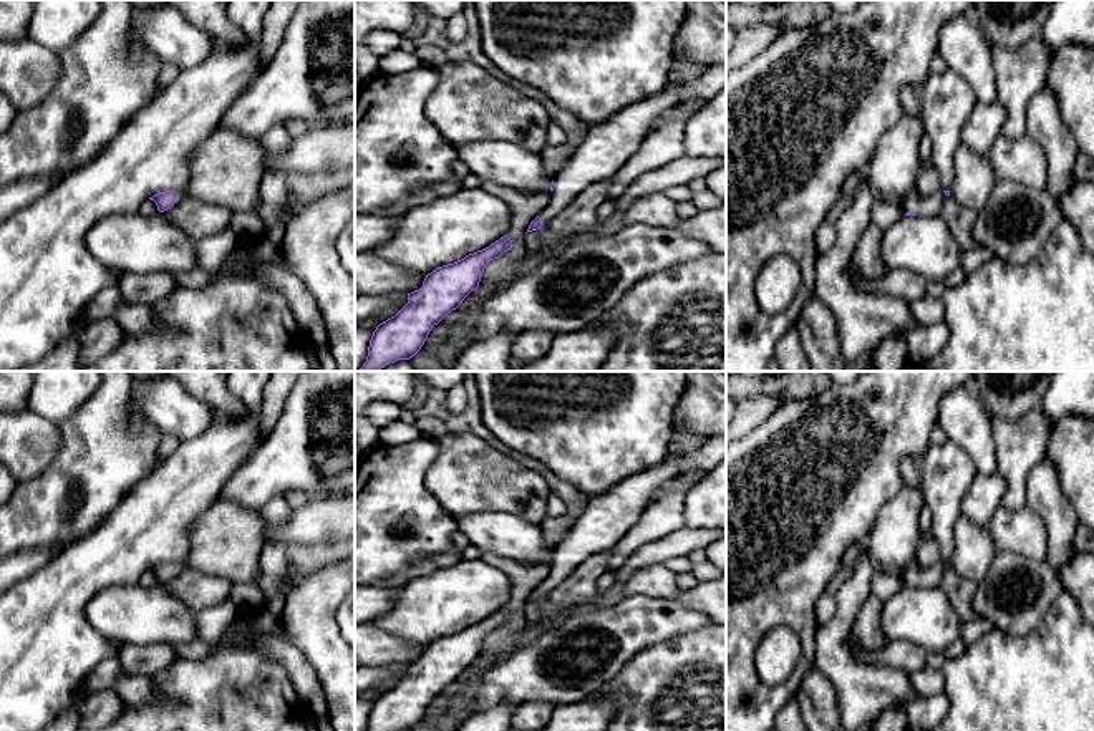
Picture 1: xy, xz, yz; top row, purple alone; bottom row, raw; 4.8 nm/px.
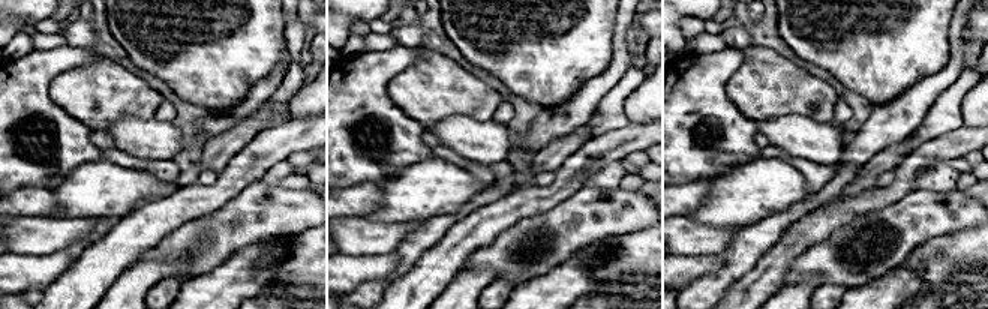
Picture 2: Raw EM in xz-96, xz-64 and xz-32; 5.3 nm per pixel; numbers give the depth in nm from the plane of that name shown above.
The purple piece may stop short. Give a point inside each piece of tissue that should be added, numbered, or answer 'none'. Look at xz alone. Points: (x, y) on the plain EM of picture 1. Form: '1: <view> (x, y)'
1: xz (607, 517)

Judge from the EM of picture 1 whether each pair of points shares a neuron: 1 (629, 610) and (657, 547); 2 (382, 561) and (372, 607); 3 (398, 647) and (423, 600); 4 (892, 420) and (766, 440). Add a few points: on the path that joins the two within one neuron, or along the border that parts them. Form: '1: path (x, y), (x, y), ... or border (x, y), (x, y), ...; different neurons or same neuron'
1: border (624, 597), (610, 605), (587, 612); different neurons
2: border (372, 584), (375, 585); different neurons
3: border (372, 622), (425, 647); different neurons
4: path (861, 431), (851, 438), (798, 438); same neuron

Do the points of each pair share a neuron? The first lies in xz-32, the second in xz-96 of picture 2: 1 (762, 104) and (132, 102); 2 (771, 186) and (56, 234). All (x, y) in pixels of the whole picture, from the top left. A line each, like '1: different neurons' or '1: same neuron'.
1: same neuron
2: different neurons

